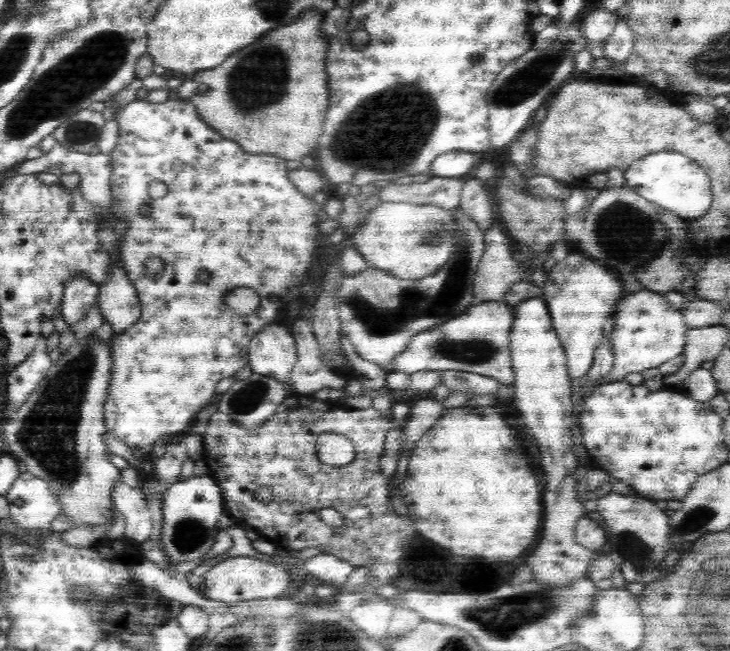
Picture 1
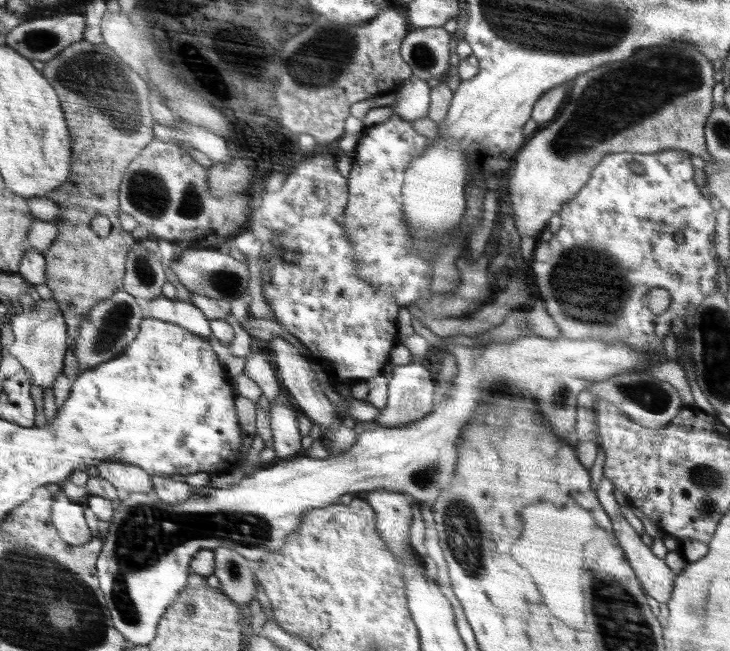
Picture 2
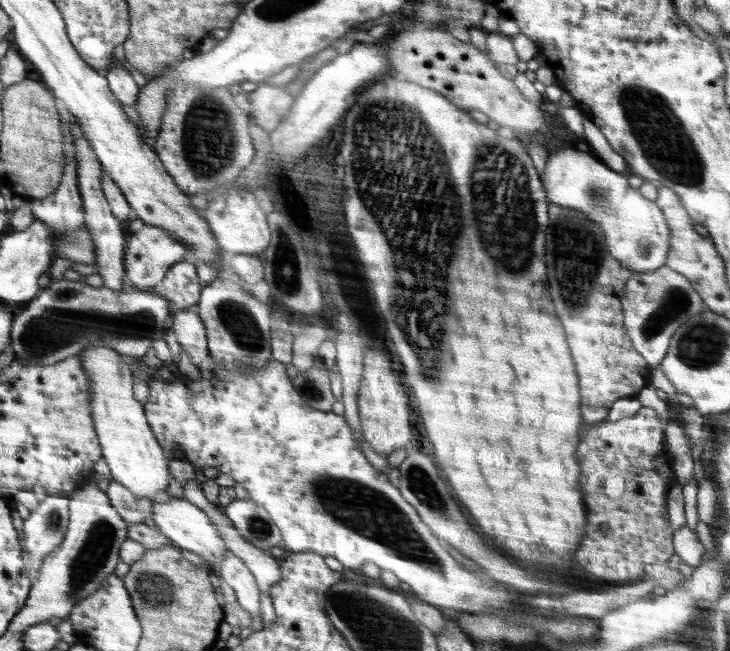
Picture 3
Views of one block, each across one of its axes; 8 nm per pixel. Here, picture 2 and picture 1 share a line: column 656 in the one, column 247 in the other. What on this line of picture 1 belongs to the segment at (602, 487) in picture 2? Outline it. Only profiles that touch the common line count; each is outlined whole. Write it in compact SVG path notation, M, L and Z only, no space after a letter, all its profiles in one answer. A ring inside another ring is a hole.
M253 556L220 557L217 565L214 565L205 575L201 586L201 594L210 600L219 600L226 604L242 602L242 600L258 600L258 598L280 598L288 594L290 588L290 576L286 574L287 570L278 568L265 560L258 560Z

